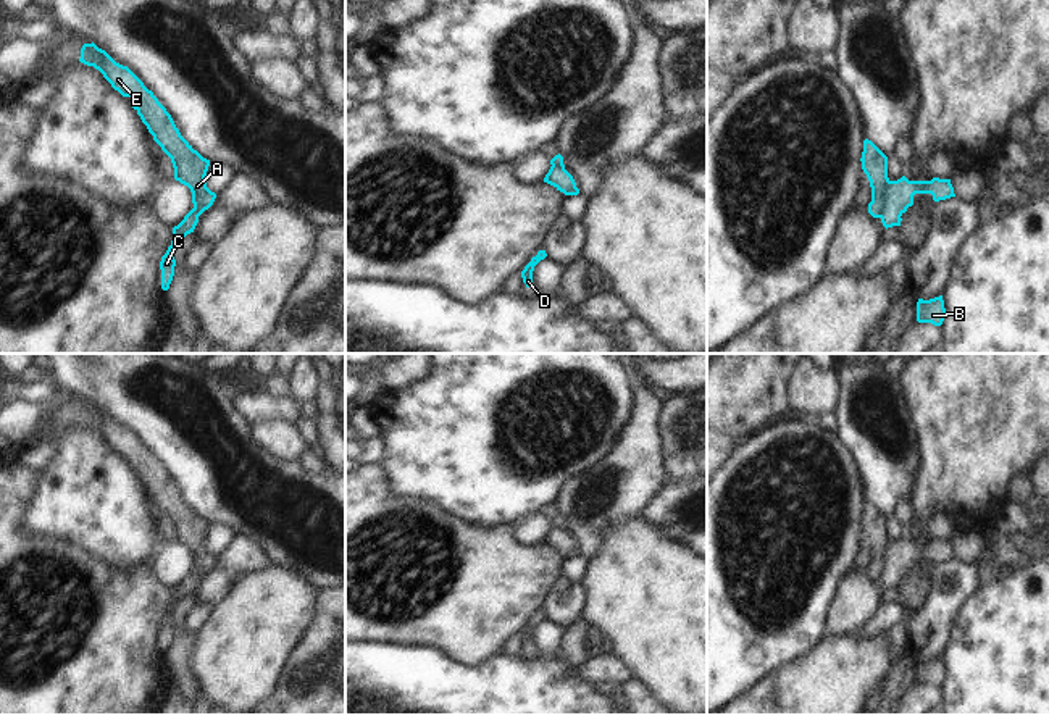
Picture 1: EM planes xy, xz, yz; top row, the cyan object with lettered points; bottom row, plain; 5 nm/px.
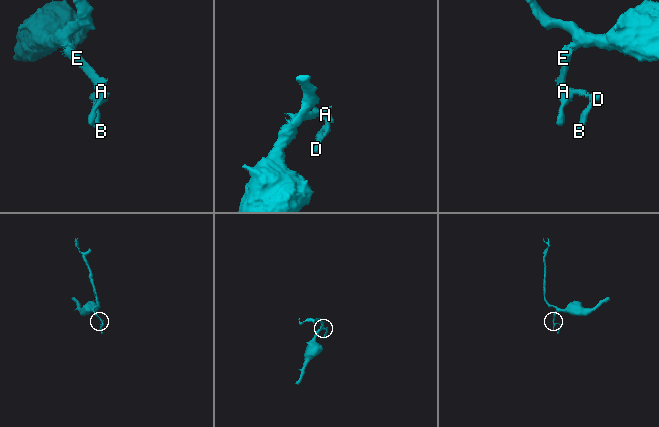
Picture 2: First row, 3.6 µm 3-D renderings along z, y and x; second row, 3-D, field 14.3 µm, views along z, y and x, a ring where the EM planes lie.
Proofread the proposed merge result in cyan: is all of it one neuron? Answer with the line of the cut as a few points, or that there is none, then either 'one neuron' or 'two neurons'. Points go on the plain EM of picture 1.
cut yz (890, 543), (886, 565), (880, 578); two neurons

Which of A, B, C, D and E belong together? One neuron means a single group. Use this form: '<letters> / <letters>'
A E / B C D

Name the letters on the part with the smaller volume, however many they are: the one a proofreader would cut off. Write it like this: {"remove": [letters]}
{"remove": ["B", "C", "D"]}

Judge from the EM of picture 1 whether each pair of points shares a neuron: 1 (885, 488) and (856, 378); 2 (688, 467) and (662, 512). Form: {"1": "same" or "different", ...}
{"1": "same", "2": "different"}

